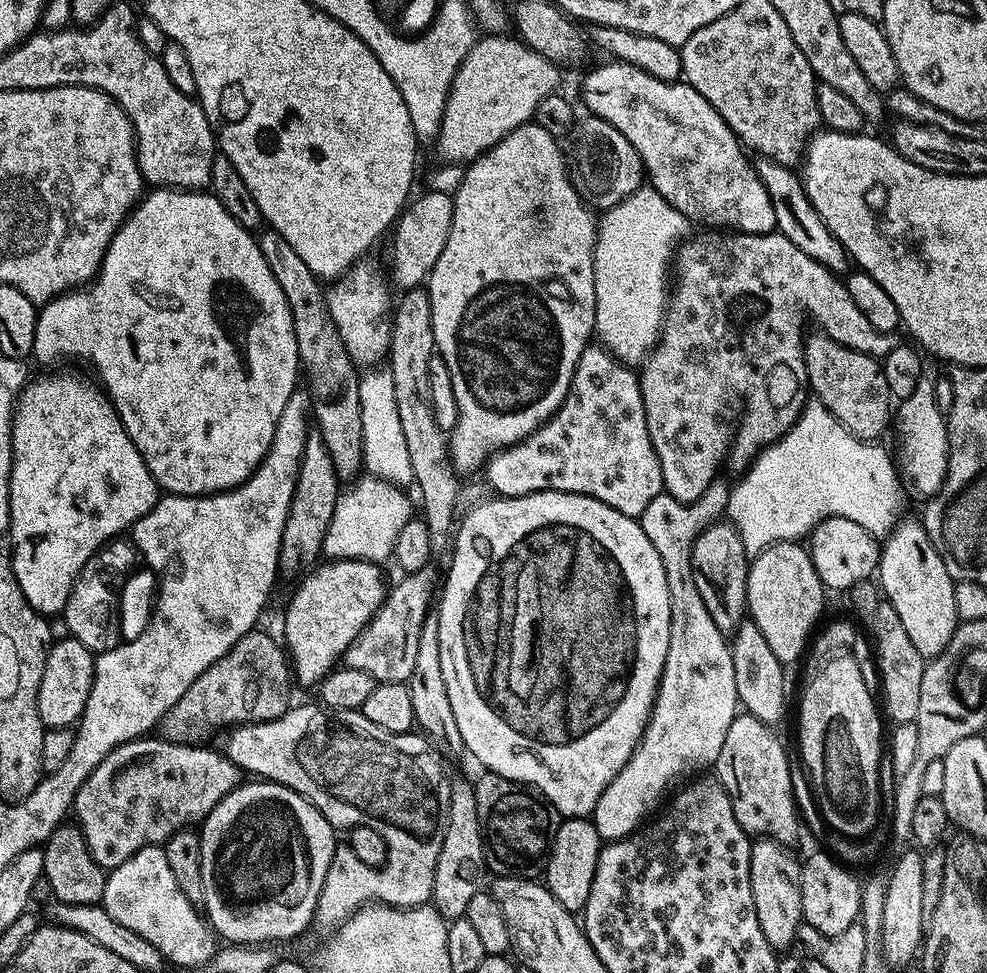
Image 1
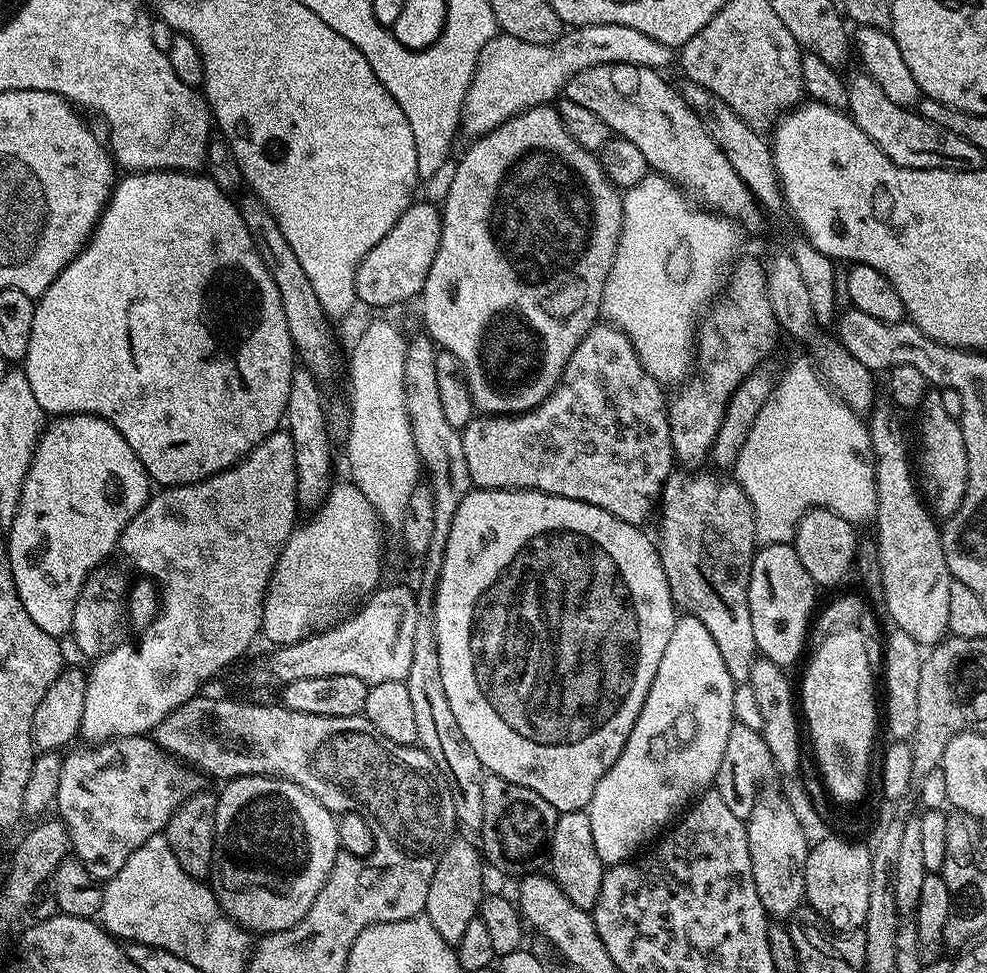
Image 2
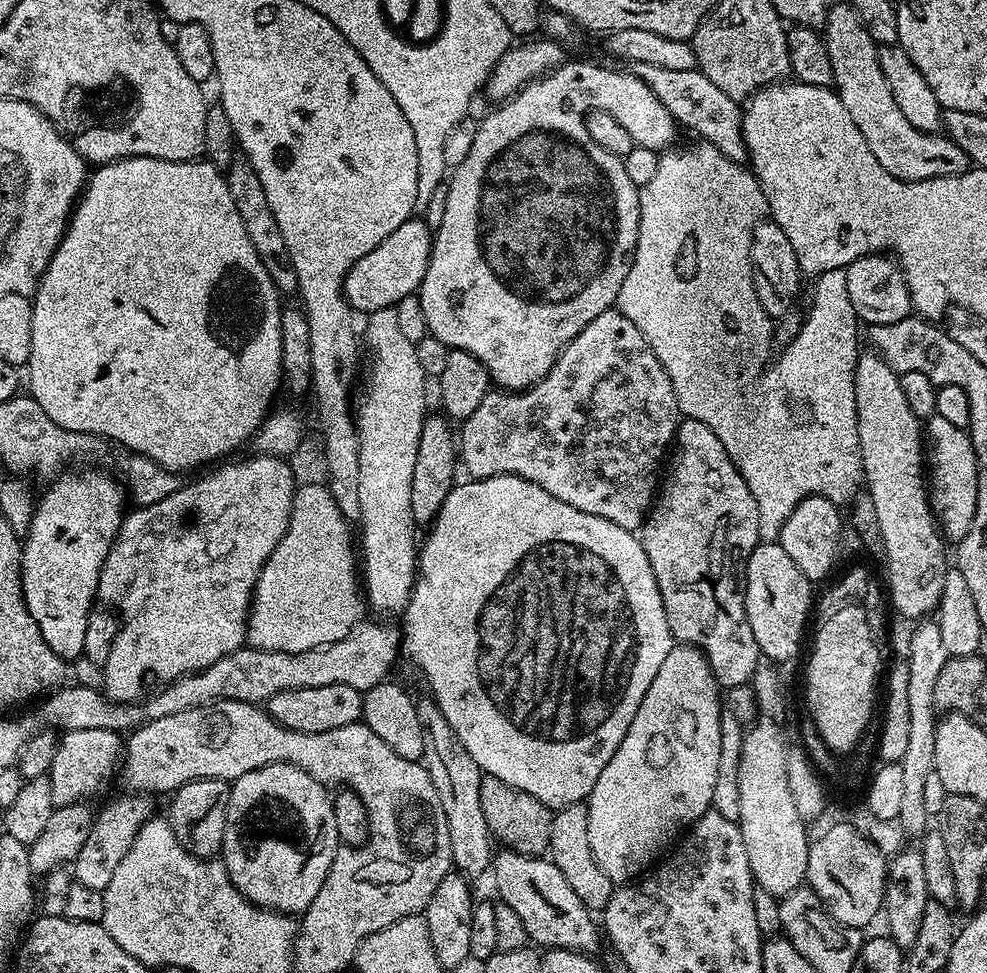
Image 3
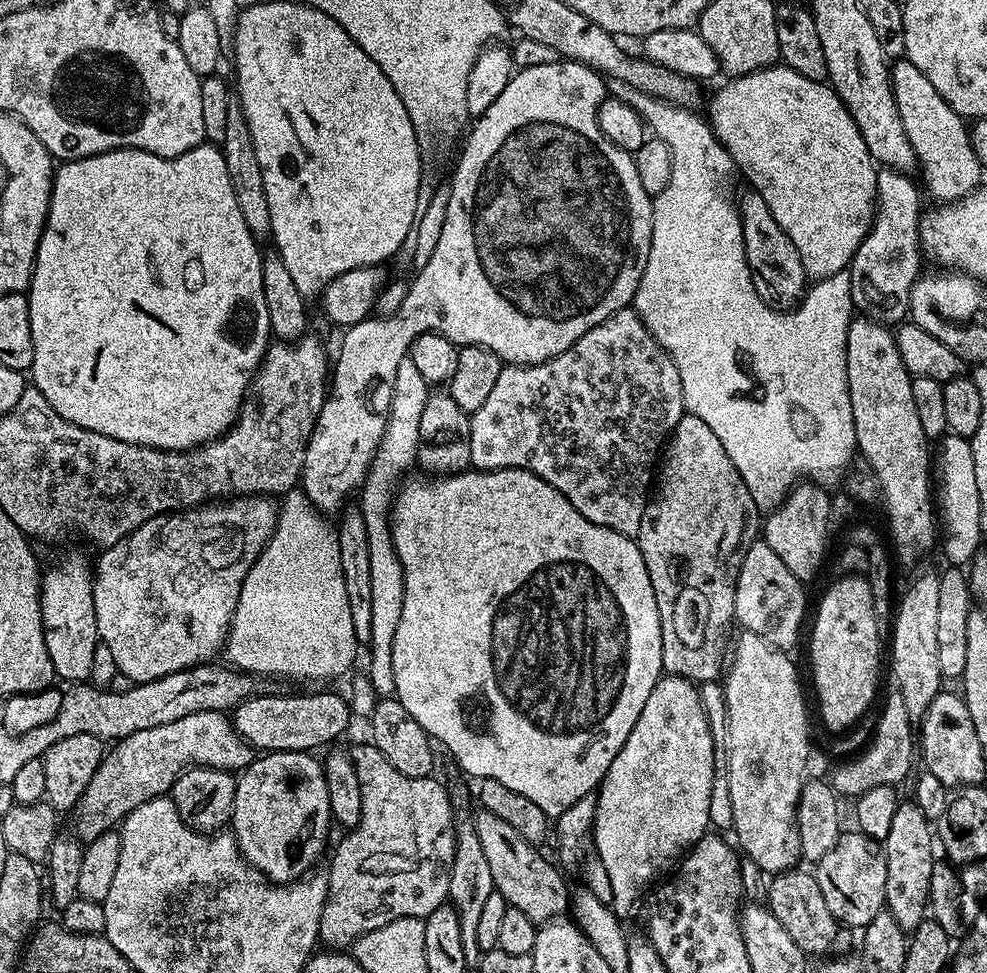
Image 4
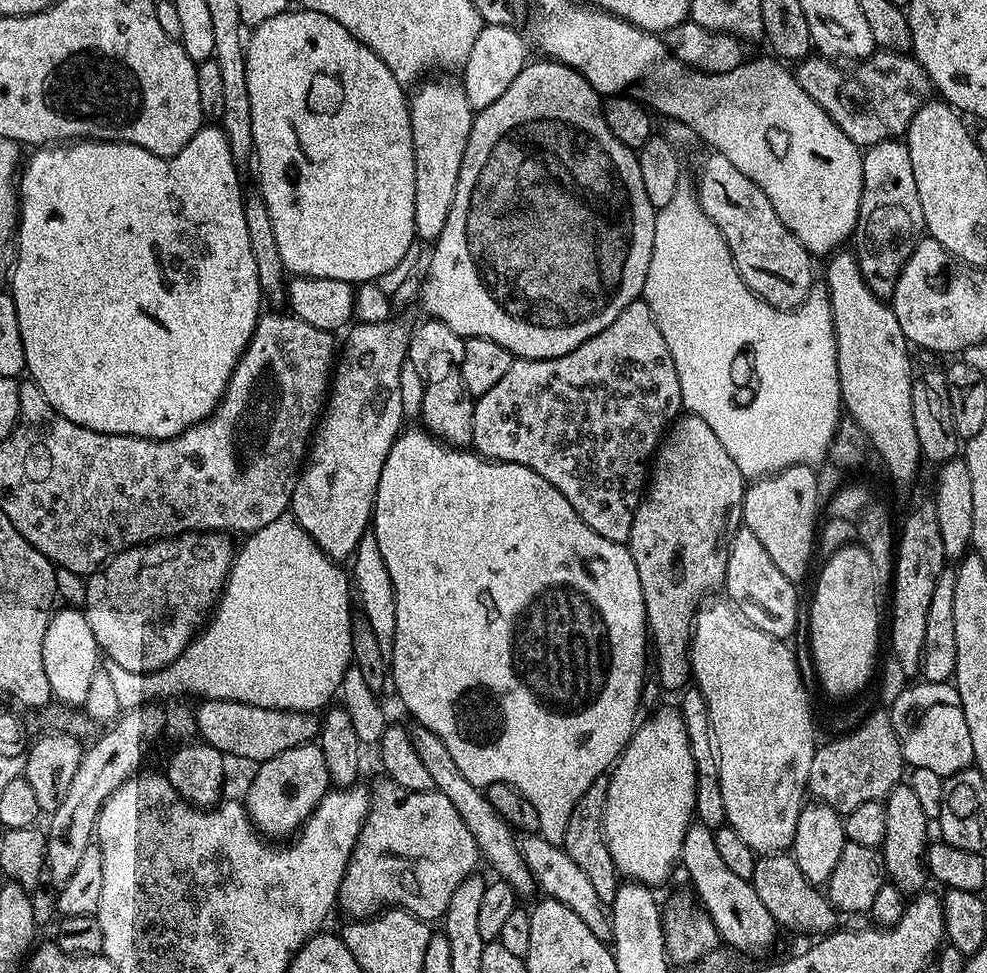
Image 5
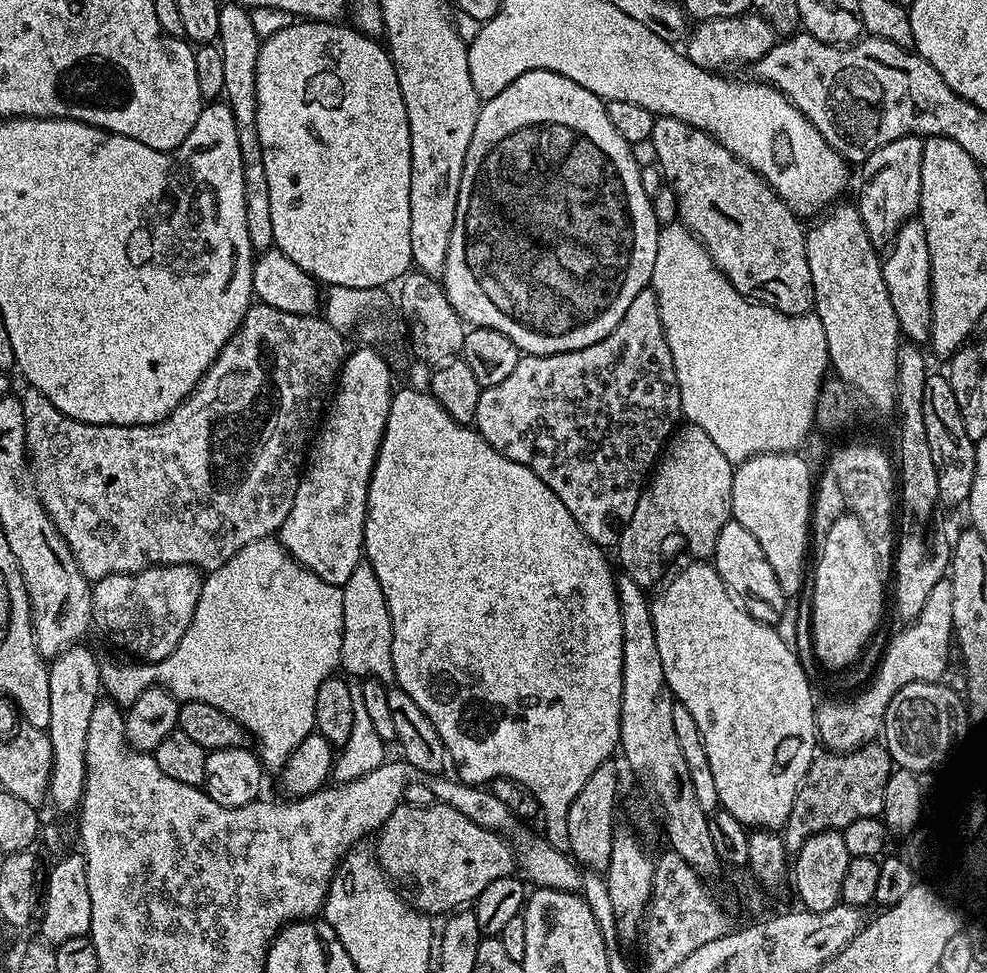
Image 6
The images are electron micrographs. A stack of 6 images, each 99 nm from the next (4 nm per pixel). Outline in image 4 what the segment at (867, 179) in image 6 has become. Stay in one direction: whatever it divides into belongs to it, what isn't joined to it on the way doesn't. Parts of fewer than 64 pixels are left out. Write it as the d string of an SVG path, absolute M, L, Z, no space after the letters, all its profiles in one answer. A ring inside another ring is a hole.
M881 167L879 169L879 171L877 171L877 174L876 174L876 211L875 211L873 218L872 218L872 224L868 227L868 237L866 237L864 239L864 241L862 241L861 244L858 246L858 250L855 252L855 254L852 255L851 264L849 264L847 269L846 269L846 271L850 274L850 290L852 291L852 307L853 307L853 309L855 309L855 311L857 313L859 313L859 315L868 317L869 320L876 320L880 324L887 324L889 326L899 325L901 323L901 321L903 321L905 319L905 317L908 316L908 302L910 300L910 294L912 293L912 287L914 286L914 282L916 281L916 277L921 275L921 272L922 272L922 267L920 268L920 260L922 261L922 253L920 251L920 217L922 215L922 207L920 208L921 189L918 187L918 184L917 184L918 189L916 189L916 184L914 181L911 180L912 178L913 177L911 175L909 175L909 173L899 172L898 170L894 170L893 168Z

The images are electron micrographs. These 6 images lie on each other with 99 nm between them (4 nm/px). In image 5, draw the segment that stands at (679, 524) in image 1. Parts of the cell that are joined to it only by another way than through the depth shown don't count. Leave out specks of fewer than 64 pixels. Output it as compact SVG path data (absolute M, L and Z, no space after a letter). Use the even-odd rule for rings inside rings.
M679 707L660 708L632 733L630 742L608 776L604 837L610 858L614 858L614 866L621 877L637 884L647 884L653 890L666 883L672 876L672 867L677 867L686 830L694 823L695 810L696 767L684 719L680 717Z

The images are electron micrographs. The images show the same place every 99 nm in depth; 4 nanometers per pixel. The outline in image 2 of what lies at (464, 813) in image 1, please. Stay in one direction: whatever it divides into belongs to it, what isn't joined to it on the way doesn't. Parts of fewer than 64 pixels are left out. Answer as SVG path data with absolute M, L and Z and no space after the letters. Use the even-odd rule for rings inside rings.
M453 838L448 841L446 850L438 862L438 870L434 870L434 878L430 878L430 894L426 894L426 906L423 915L428 917L430 926L442 934L447 944L455 945L462 938L466 926L477 919L480 902L486 895L484 889L484 872L480 869L482 852L471 844L471 839Z

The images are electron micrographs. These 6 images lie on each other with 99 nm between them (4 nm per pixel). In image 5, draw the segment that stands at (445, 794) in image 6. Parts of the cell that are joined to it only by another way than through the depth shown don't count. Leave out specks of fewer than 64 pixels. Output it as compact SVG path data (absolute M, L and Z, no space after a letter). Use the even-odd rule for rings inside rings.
M538 834L521 835L518 843L522 858L526 862L526 866L530 866L539 891L541 893L544 891L543 895L547 899L562 902L562 906L574 910L574 914L578 914L578 918L582 918L582 922L586 922L586 927L597 938L605 942L611 941L612 921L609 909L600 901L594 885L586 879L586 873L576 865L574 858L570 858L570 854L566 854L564 847L546 842L546 838L542 838Z

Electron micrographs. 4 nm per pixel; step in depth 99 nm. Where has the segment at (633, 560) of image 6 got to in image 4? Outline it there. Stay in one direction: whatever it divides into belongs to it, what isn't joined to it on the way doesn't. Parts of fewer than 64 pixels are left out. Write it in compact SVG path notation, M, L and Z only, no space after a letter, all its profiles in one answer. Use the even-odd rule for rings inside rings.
M686 414L680 421L677 422L676 428L672 431L671 436L668 437L663 449L662 455L658 460L658 471L654 476L654 487L651 489L648 497L648 505L646 510L642 514L642 526L638 526L638 534L634 537L636 545L640 547L640 553L642 554L642 562L646 562L646 574L650 574L650 586L654 588L654 602L657 603L658 618L660 619L660 629L662 630L662 662L664 663L664 672L668 674L675 673L678 676L685 676L688 680L693 682L703 682L705 680L719 681L722 676L722 660L720 664L719 656L726 652L726 644L724 648L724 639L728 636L728 631L734 628L734 621L736 619L736 583L738 582L738 574L740 573L740 567L742 562L746 558L748 548L750 545L757 543L758 537L762 532L762 512L761 509L756 507L754 501L750 498L750 490L746 490L746 482L742 482L742 474L738 474L738 470L734 466L734 462L730 462L730 454L726 454L726 449L722 447L722 442L718 442L718 438L714 434L714 430L710 430L710 426L706 426L706 422L702 422L702 418L697 416Z

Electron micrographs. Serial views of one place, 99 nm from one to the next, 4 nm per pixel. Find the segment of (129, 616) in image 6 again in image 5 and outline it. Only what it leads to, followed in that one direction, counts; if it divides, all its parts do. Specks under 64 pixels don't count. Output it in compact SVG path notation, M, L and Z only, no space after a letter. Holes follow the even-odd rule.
M184 532L180 536L170 536L162 540L153 540L150 544L137 544L135 548L127 548L117 556L112 557L103 568L96 569L87 577L88 585L84 588L84 604L82 611L86 622L90 622L90 630L94 630L94 638L98 642L101 653L107 659L118 662L122 670L131 672L156 672L160 668L166 667L182 650L186 650L189 642L196 637L196 633L204 627L206 621L211 617L213 608L216 607L220 593L224 590L224 583L228 581L228 571L232 565L234 555L234 544L231 544L229 537L222 532Z

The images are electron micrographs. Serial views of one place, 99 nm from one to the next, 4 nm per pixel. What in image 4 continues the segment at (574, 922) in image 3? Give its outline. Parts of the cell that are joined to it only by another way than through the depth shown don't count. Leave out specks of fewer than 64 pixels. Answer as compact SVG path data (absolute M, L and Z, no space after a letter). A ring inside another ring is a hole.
M480 810L472 817L474 830L478 830L478 839L482 841L482 851L490 865L490 875L494 877L494 889L506 898L509 908L522 910L526 918L536 925L546 924L553 918L560 918L570 908L570 888L564 885L565 875L555 863L552 864L540 853L535 844L526 842L514 826L502 822L498 814Z

